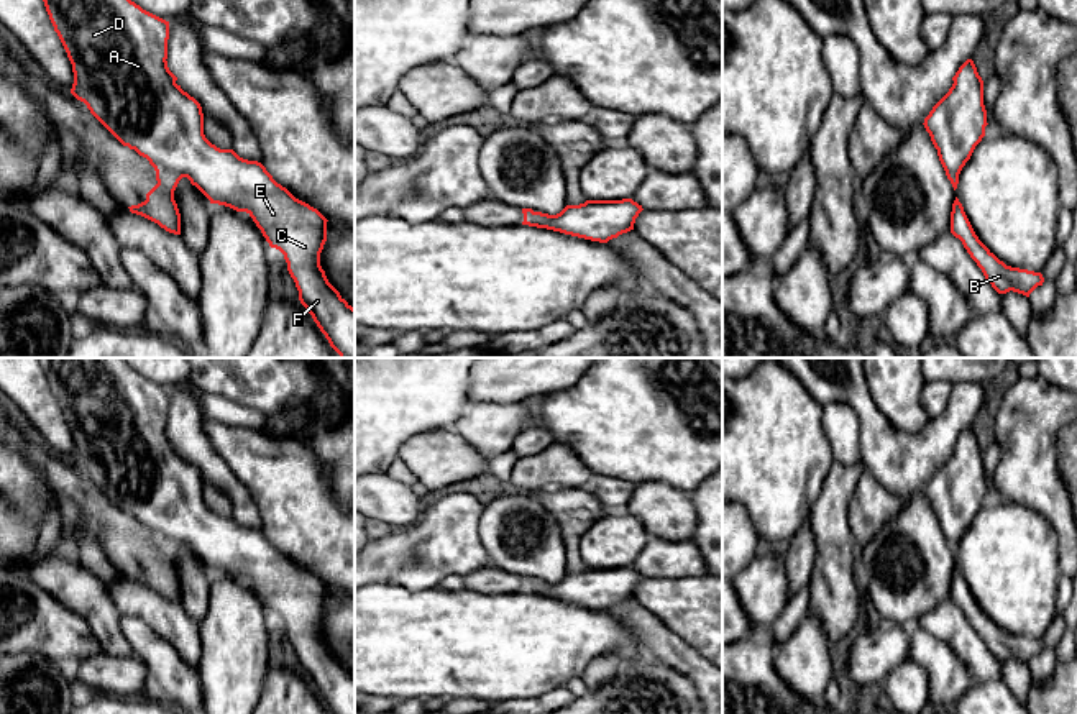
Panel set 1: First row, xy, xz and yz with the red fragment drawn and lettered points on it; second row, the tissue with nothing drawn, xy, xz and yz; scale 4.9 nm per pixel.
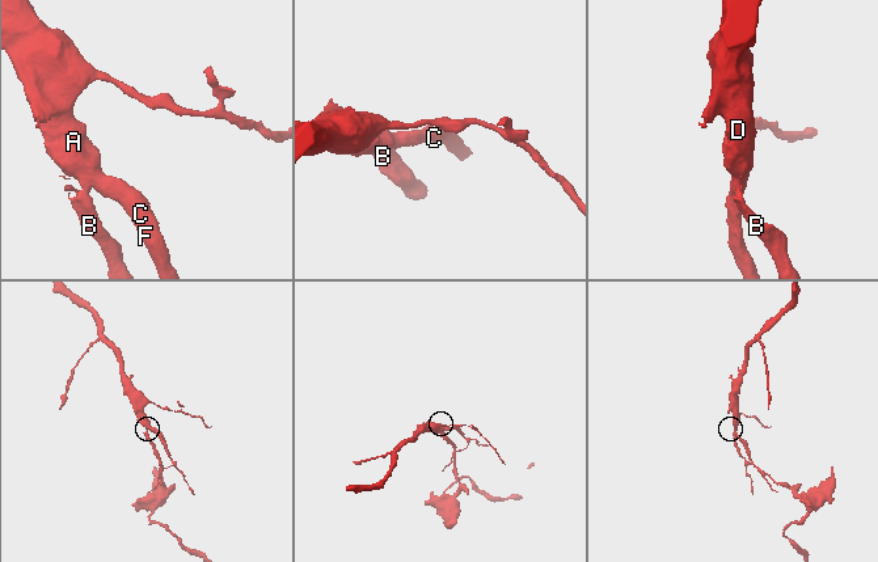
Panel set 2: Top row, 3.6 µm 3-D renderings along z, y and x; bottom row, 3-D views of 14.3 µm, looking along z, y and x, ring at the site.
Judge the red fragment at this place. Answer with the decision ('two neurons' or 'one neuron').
two neurons

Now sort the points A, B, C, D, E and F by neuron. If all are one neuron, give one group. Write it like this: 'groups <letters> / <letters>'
groups A C D E F / B

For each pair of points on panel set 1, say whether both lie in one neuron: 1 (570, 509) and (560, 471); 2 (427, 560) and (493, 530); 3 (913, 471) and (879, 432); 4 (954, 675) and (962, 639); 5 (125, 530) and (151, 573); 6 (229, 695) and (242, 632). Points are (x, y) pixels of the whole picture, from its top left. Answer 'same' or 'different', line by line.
1: different
2: different
3: same
4: different
5: same
6: same

